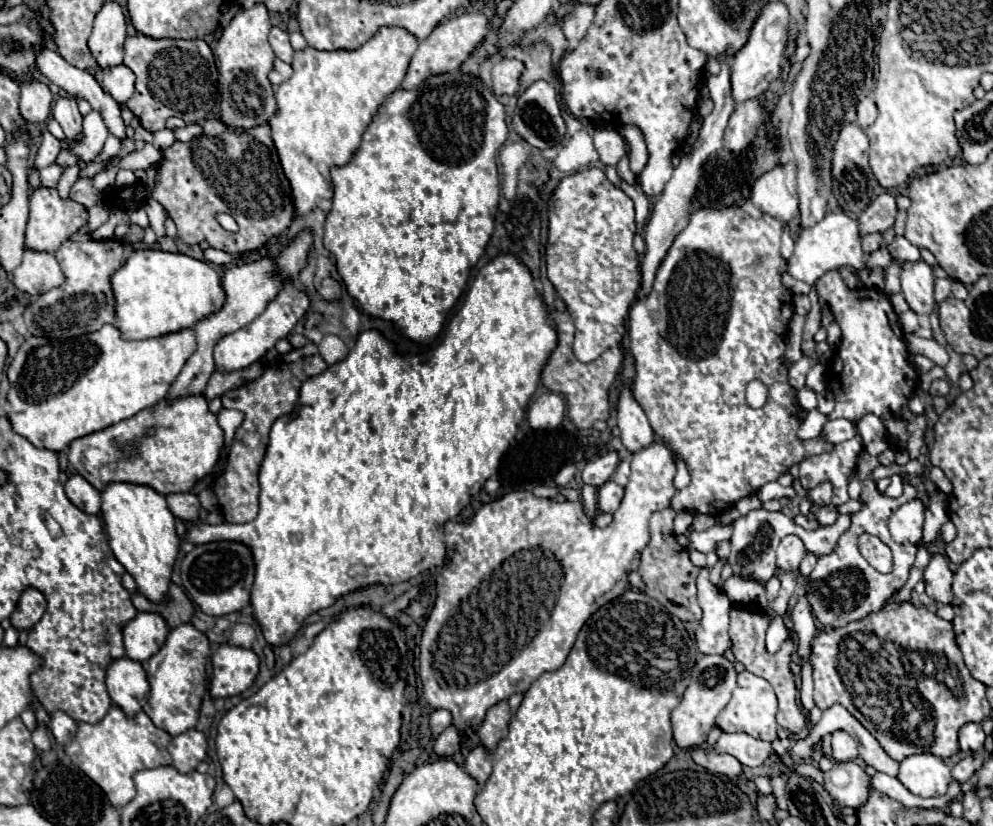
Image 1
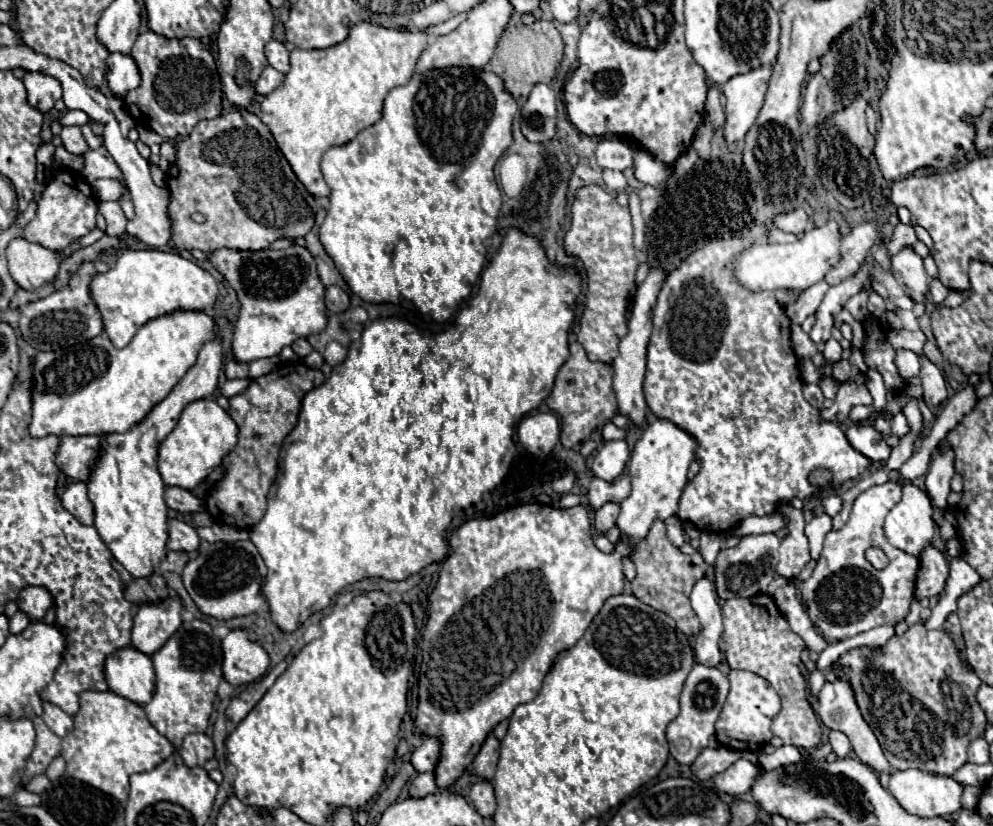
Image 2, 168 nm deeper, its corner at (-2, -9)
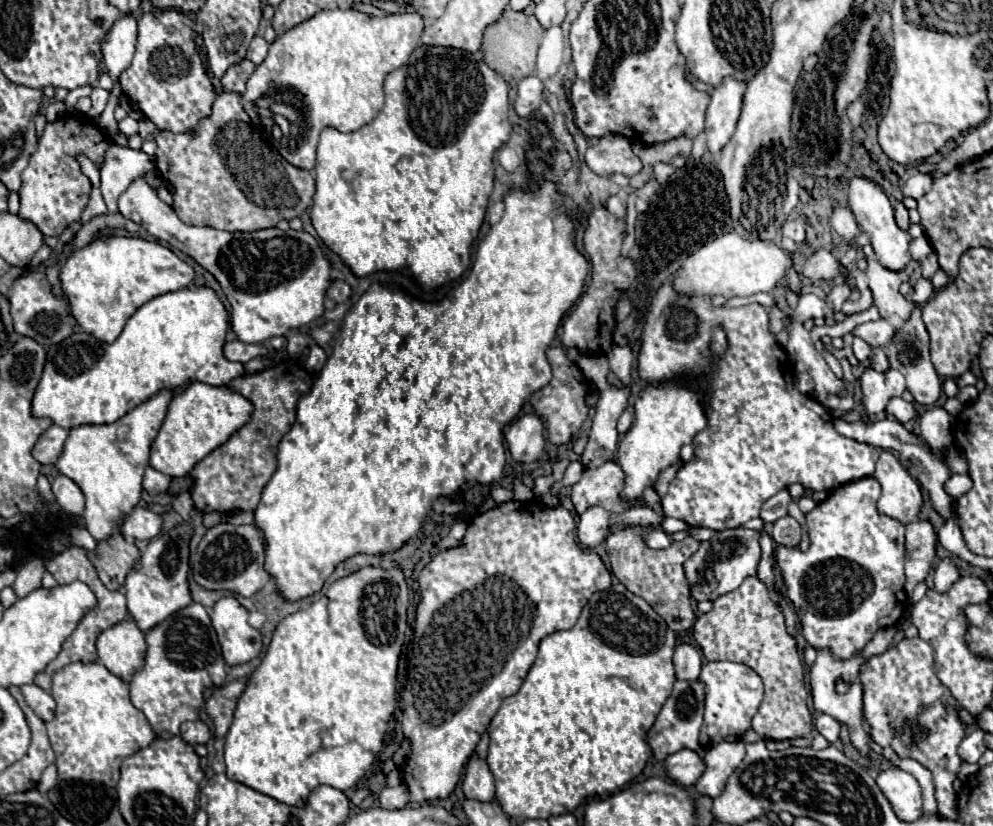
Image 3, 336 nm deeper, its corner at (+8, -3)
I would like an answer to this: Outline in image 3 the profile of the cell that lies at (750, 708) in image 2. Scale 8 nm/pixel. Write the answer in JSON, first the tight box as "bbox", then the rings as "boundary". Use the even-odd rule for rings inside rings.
{"bbox":[698,662,764,748],"boundary":[[[706,662],[702,666],[698,680],[704,684],[704,694],[706,694],[704,726],[700,730],[700,744],[704,748],[710,748],[714,744],[720,744],[722,740],[728,740],[728,742],[740,740],[740,736],[750,728],[750,722],[754,714],[758,712],[758,706],[764,696],[760,676],[752,668],[746,668],[746,664]]]}

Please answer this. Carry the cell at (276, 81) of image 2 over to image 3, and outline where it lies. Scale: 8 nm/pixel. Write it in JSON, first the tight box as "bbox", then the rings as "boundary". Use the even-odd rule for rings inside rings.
{"bbox":[220,60,254,94],"boundary":[[[240,60],[238,64],[232,64],[224,76],[220,78],[224,90],[230,90],[230,92],[236,92],[236,94],[242,94],[246,90],[246,80],[250,76],[250,72],[254,72],[254,64],[250,64],[250,60]]]}

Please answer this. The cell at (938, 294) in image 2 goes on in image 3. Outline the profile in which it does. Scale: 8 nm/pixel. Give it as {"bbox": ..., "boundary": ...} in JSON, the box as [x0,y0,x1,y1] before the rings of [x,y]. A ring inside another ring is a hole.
{"bbox":[922,252,938,278],"boundary":[[[932,252],[932,254],[926,256],[926,260],[922,260],[922,274],[926,278],[932,278],[936,270],[938,270],[938,254]]]}

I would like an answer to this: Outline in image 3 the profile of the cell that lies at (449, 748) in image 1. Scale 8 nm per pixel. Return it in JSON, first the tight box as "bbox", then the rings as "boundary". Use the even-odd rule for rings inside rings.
{"bbox":[378,786,410,810],"boundary":[[[396,786],[396,788],[384,788],[378,796],[378,806],[386,810],[400,810],[410,804],[410,794],[406,786]]]}

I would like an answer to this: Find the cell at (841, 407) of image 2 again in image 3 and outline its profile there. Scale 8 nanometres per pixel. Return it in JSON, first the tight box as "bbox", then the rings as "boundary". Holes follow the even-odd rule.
{"bbox":[860,370,906,416],"boundary":[[[866,370],[860,378],[862,392],[864,392],[864,404],[868,406],[870,416],[878,416],[884,412],[886,402],[892,396],[902,396],[906,390],[904,386],[904,376],[898,370],[886,370],[886,372],[876,372],[876,370]]]}

